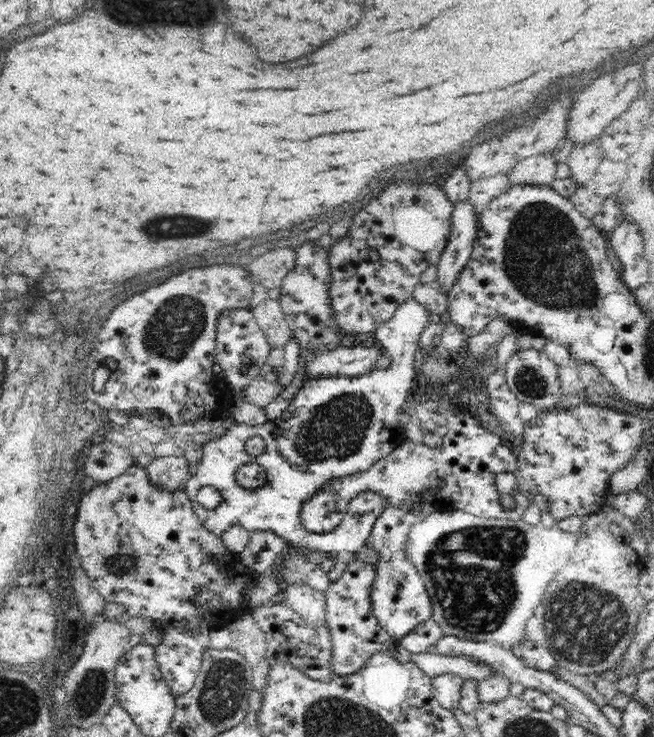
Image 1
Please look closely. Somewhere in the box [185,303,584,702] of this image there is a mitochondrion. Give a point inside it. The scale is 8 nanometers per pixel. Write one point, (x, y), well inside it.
(475, 598)

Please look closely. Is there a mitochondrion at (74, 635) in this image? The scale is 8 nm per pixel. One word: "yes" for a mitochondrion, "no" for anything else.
no

